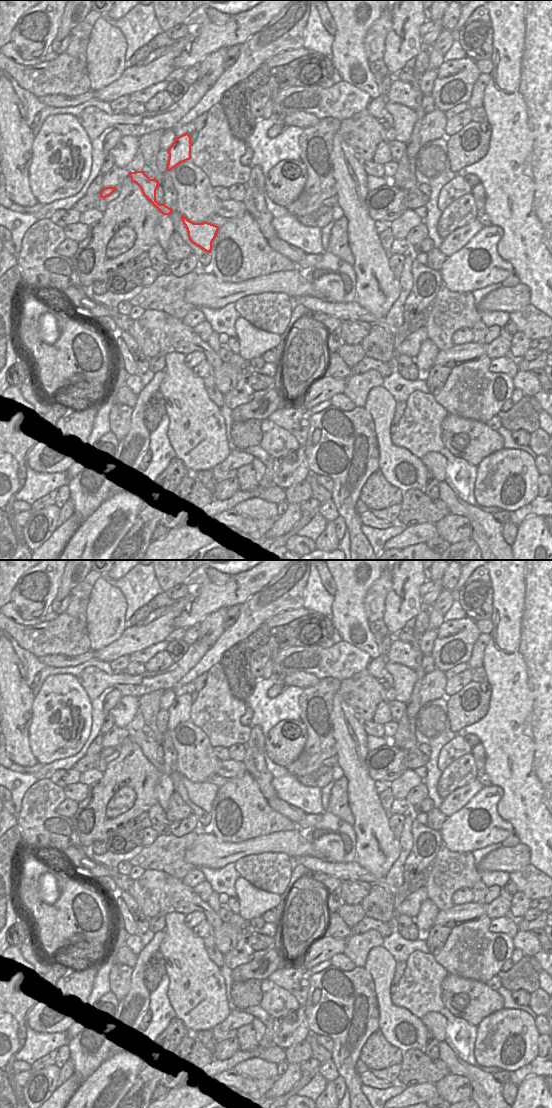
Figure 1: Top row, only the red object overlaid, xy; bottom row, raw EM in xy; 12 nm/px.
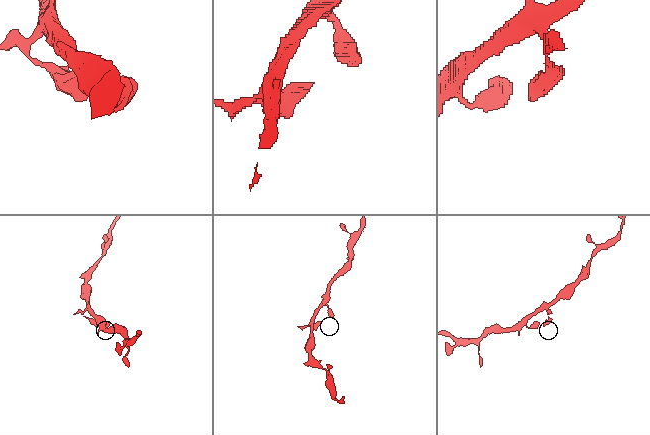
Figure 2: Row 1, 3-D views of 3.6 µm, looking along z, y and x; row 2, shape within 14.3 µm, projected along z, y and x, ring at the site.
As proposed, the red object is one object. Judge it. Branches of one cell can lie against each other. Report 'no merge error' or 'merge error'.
no merge error

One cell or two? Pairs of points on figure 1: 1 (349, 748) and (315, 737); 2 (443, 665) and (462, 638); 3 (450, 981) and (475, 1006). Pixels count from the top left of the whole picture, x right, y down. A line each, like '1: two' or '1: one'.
1: two
2: one
3: one

